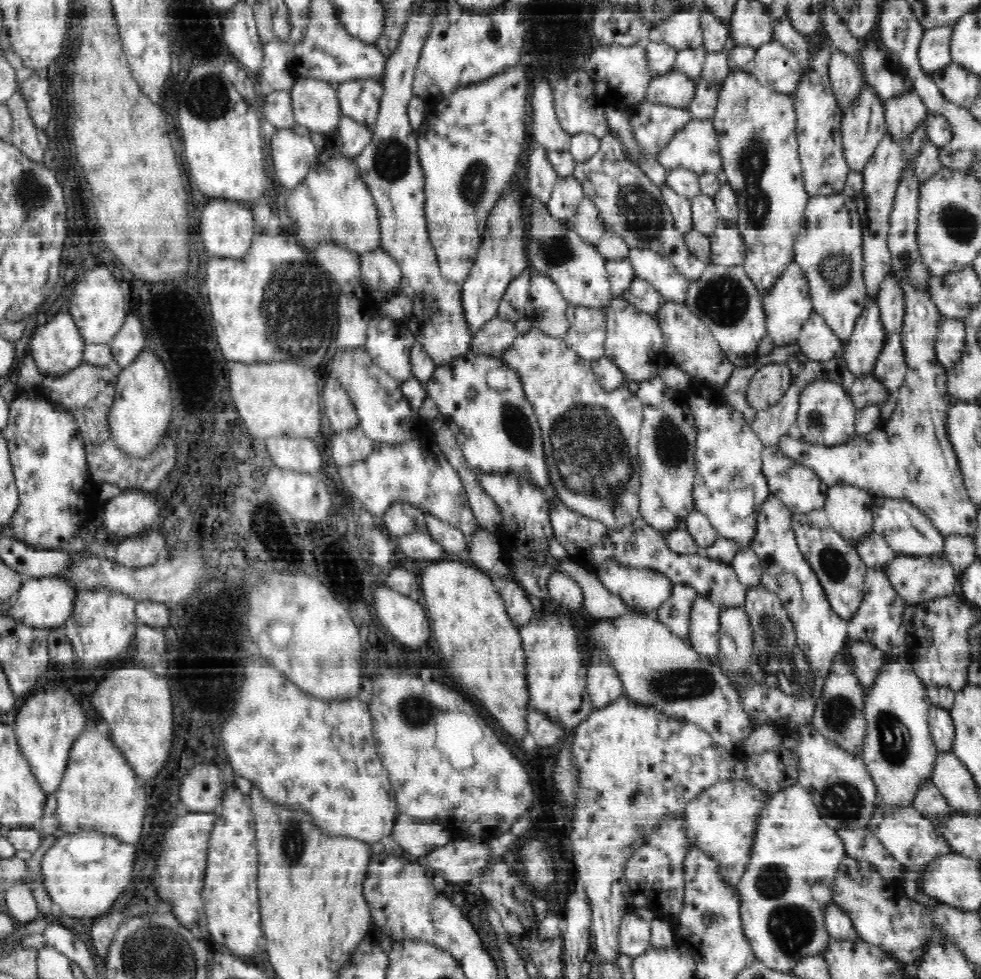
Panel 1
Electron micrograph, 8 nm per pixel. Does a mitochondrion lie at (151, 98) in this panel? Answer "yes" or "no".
no

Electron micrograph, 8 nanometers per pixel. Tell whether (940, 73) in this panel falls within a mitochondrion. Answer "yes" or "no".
no

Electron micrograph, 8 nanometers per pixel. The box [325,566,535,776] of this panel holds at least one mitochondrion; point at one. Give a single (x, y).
(416, 712)

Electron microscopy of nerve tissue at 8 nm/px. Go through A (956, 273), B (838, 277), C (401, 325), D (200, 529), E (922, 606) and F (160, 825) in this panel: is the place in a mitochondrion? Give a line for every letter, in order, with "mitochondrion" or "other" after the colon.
A: other
B: mitochondrion
C: other
D: other
E: other
F: other

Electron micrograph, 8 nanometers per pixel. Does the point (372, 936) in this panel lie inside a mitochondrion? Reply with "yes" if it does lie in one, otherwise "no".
no

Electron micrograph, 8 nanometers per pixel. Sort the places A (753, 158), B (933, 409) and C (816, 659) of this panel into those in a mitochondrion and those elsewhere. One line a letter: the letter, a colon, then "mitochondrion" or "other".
A: mitochondrion
B: other
C: other

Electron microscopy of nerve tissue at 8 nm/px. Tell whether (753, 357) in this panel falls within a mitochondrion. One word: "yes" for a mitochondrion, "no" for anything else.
no

